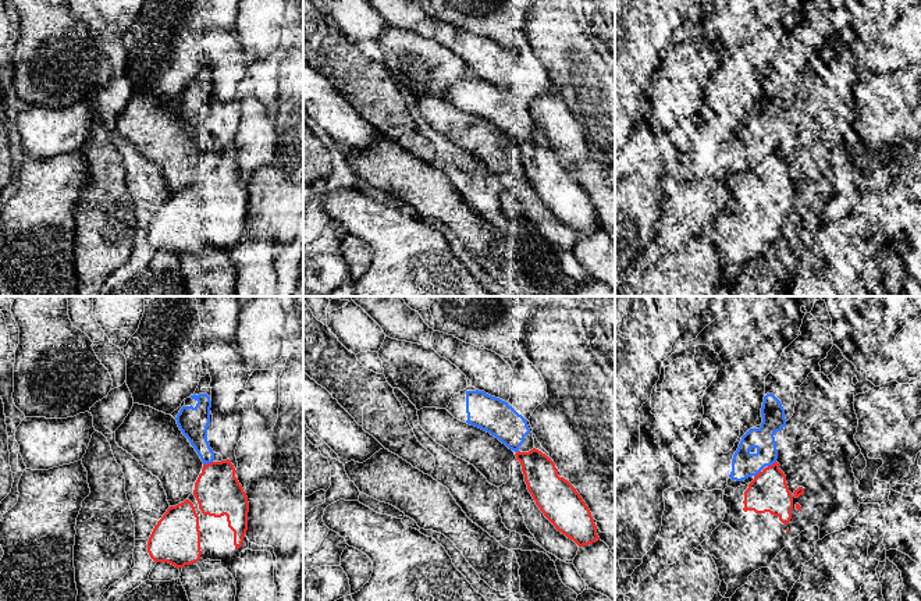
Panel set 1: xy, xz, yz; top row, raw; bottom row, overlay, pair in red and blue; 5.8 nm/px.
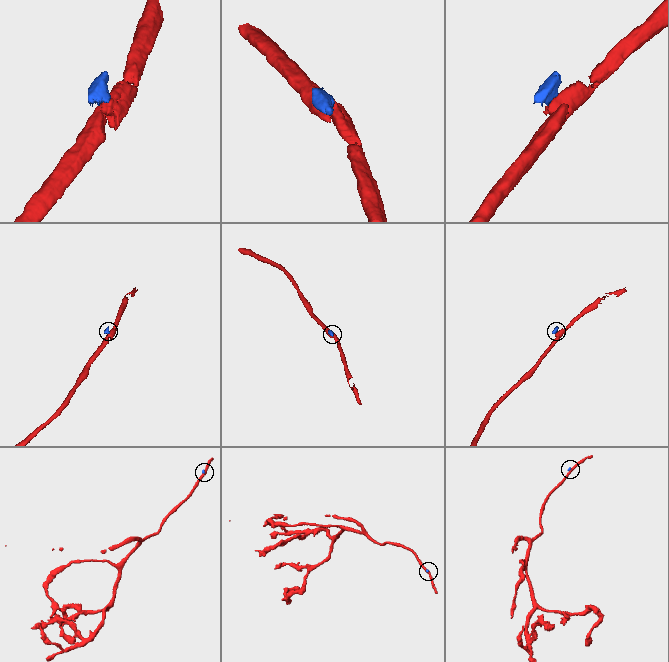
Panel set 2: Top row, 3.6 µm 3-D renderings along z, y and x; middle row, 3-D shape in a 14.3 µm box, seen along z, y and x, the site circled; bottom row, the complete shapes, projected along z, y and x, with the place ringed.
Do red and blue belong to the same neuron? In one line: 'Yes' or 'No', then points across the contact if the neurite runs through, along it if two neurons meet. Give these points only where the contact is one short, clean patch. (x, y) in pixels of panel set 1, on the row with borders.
No

